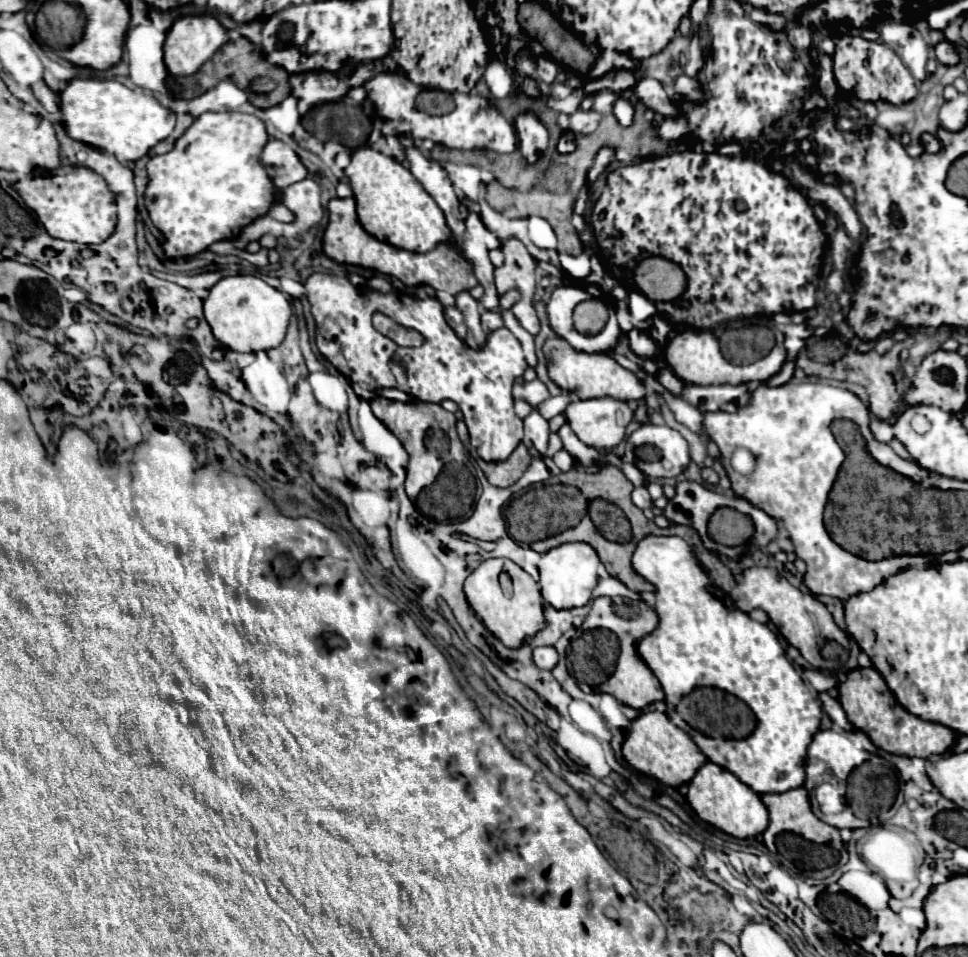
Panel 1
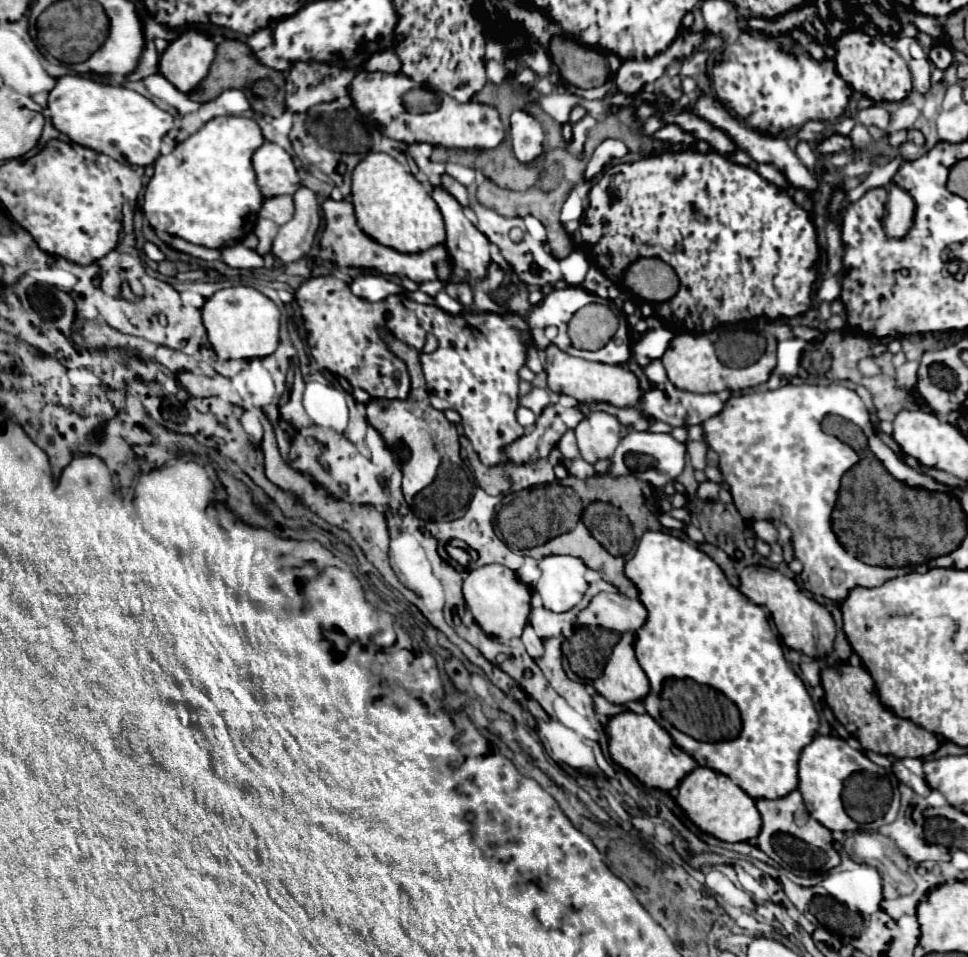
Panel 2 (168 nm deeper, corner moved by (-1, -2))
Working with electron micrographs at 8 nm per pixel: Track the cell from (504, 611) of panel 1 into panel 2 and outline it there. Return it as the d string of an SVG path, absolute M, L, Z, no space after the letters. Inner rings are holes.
M485 565L469 571L463 583L463 595L469 611L473 613L477 625L483 633L501 639L521 637L523 627L531 613L531 591L525 583L521 583L515 573L503 565Z

